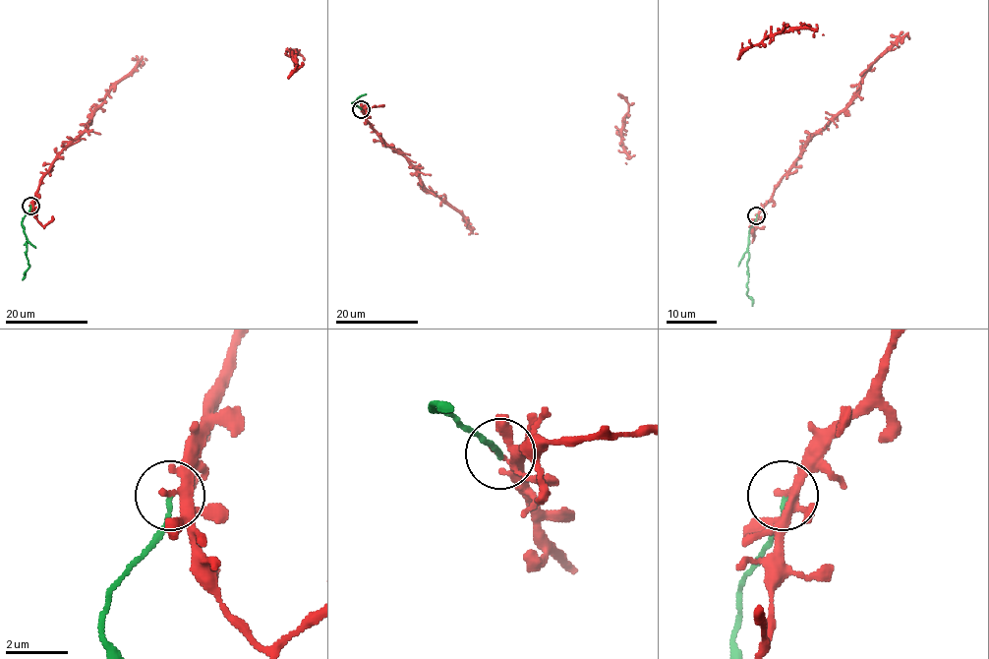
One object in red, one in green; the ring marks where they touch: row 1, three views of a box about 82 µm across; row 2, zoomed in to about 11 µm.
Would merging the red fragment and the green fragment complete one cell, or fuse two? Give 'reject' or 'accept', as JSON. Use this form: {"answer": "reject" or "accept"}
{"answer": "reject"}

